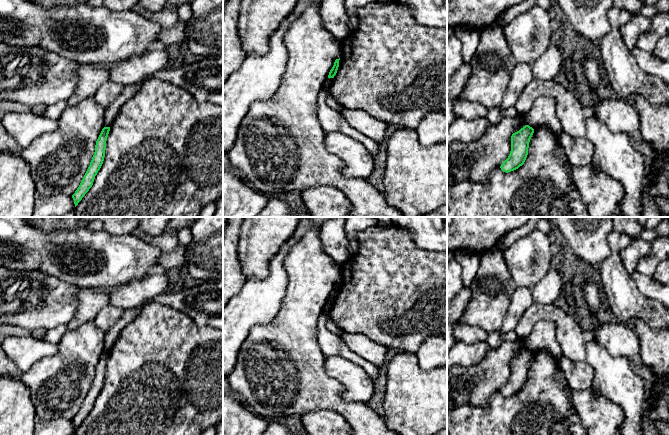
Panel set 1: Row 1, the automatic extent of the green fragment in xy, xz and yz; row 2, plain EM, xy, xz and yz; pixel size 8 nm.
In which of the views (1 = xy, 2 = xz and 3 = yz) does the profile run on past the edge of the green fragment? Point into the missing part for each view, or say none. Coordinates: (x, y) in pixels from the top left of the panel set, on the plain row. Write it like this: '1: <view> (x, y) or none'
1: none
2: none
3: none

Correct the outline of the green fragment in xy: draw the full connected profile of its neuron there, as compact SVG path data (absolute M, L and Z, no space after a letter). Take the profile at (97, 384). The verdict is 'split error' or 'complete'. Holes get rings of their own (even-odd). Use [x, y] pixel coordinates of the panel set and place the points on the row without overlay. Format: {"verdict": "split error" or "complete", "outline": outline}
{"verdict": "complete", "outline": "M104 351L96 365L95 376L90 386L90 389L79 411L72 419L75 431L78 429L78 427L82 424L85 418L92 411L95 400L97 399L98 395L100 394L103 388L104 381L105 381L105 374L106 374L106 365L107 365L109 355L110 355L110 351Z"}

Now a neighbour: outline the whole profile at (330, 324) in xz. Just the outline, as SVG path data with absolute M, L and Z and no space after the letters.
M327 302L325 307L323 308L322 314L327 317L326 327L333 333L337 335L341 335L343 330L340 329L337 324L330 318L330 310L333 302Z

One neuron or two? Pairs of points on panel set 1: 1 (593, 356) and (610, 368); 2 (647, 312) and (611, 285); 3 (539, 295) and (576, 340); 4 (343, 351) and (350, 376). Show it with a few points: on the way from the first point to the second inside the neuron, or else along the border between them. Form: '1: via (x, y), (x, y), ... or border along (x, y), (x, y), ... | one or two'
1: via (597, 357), (606, 366) | one
2: via (638, 306), (633, 305), (620, 292) | one
3: border along (534, 303), (554, 304) | two
4: border along (326, 356), (345, 357), (365, 370) | two

